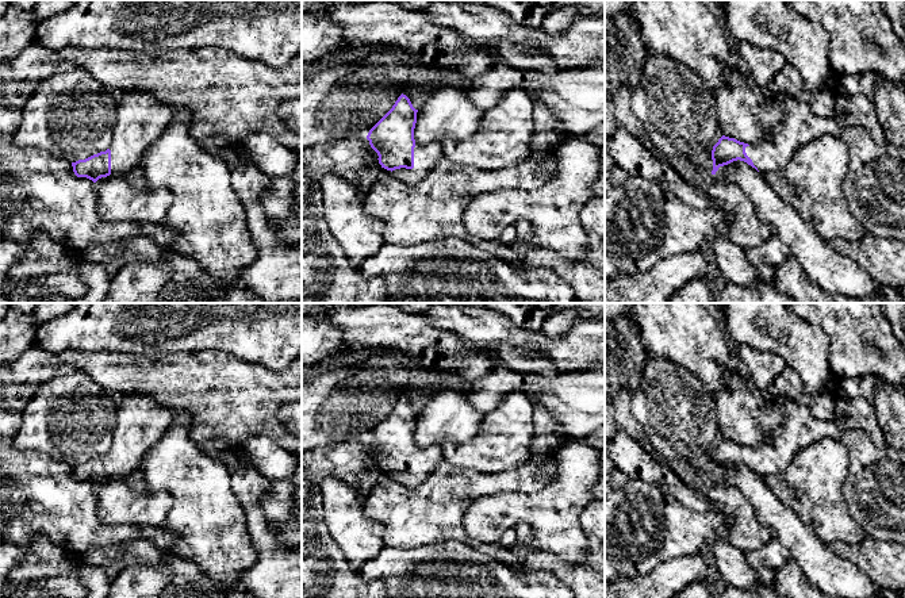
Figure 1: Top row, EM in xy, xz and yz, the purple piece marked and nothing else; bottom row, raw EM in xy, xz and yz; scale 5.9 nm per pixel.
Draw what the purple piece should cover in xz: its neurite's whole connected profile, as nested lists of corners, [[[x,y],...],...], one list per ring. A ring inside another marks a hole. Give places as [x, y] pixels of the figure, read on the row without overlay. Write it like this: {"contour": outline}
{"contour": [[[402,396],[367,438],[381,471],[404,486],[418,486],[444,461],[440,445],[415,446],[417,415],[410,402]]]}

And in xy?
{"contour": [[[143,394],[118,398],[118,423],[106,455],[72,465],[77,480],[96,486],[101,480],[133,474],[143,455],[164,436],[172,422],[172,410]]]}

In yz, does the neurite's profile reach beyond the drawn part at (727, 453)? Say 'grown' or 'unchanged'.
grown

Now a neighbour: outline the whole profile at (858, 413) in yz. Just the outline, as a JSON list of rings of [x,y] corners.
[[[835,395],[833,402],[835,422],[841,430],[844,429],[862,429],[867,432],[874,441],[875,446],[886,446],[886,440],[882,428],[877,418],[875,405],[871,405],[863,396],[854,399],[841,398]]]

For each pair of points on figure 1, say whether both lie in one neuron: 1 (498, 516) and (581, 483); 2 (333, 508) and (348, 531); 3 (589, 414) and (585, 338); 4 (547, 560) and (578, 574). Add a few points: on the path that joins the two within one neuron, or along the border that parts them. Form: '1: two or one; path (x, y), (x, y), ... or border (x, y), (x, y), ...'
1: one; path (518, 509), (552, 509), (560, 501)
2: one; path (338, 513), (348, 525)
3: two; border (590, 370), (558, 372)
4: one; path (555, 564), (570, 574)

